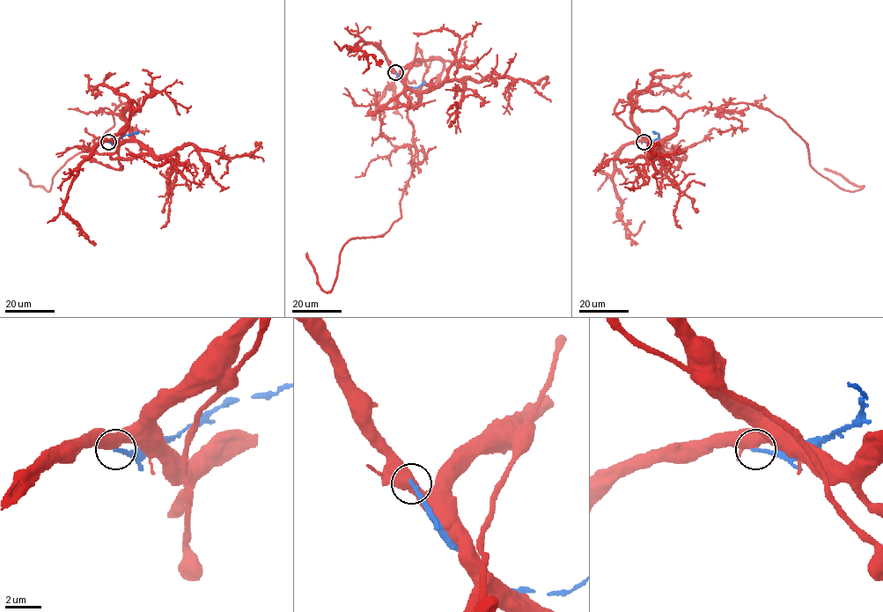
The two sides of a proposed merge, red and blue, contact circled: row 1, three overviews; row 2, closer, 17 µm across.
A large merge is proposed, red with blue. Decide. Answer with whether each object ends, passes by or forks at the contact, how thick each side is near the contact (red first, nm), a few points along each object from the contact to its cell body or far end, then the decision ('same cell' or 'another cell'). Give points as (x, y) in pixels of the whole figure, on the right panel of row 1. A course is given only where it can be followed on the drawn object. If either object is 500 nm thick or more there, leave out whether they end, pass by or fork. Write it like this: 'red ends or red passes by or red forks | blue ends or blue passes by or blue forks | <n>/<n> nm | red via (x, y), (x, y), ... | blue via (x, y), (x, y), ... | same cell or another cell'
500/220 nm | red via (643, 142), (664, 142), (696, 108), (752, 103), (804, 140), (818, 173), (845, 189), (863, 186), (824, 169) | blue via (643, 142), (651, 143), (658, 136), (652, 131) | another cell

